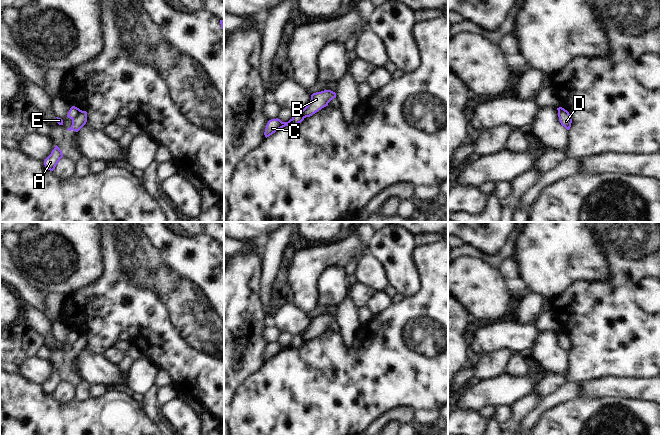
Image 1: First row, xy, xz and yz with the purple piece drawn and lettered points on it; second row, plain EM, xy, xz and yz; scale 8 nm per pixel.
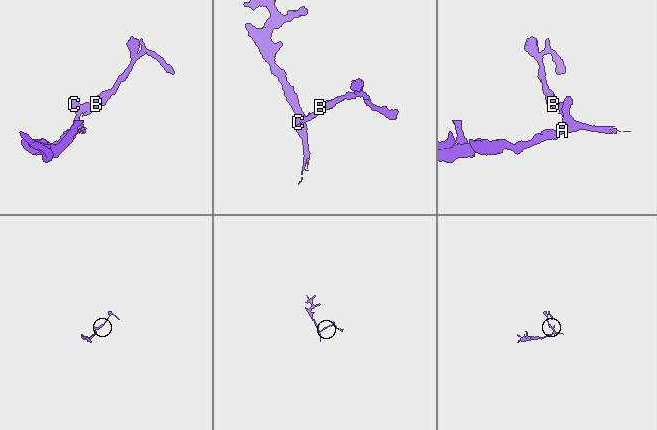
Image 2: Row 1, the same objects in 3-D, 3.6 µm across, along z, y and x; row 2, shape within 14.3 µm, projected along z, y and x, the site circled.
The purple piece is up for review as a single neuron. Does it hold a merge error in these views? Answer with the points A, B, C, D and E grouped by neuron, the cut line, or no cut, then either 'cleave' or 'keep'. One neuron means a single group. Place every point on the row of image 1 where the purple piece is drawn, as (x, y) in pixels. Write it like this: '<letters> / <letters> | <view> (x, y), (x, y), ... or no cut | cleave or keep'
A C E / B D | xy (80, 110), (71, 118) | cleave

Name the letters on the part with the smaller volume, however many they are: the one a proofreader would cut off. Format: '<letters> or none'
B, D

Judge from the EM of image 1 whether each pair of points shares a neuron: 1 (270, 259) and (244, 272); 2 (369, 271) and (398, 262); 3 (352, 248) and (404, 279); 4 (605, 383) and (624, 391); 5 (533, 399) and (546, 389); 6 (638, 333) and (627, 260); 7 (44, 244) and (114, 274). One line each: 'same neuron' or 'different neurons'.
1: different neurons
2: different neurons
3: different neurons
4: same neuron
5: different neurons
6: same neuron
7: different neurons

